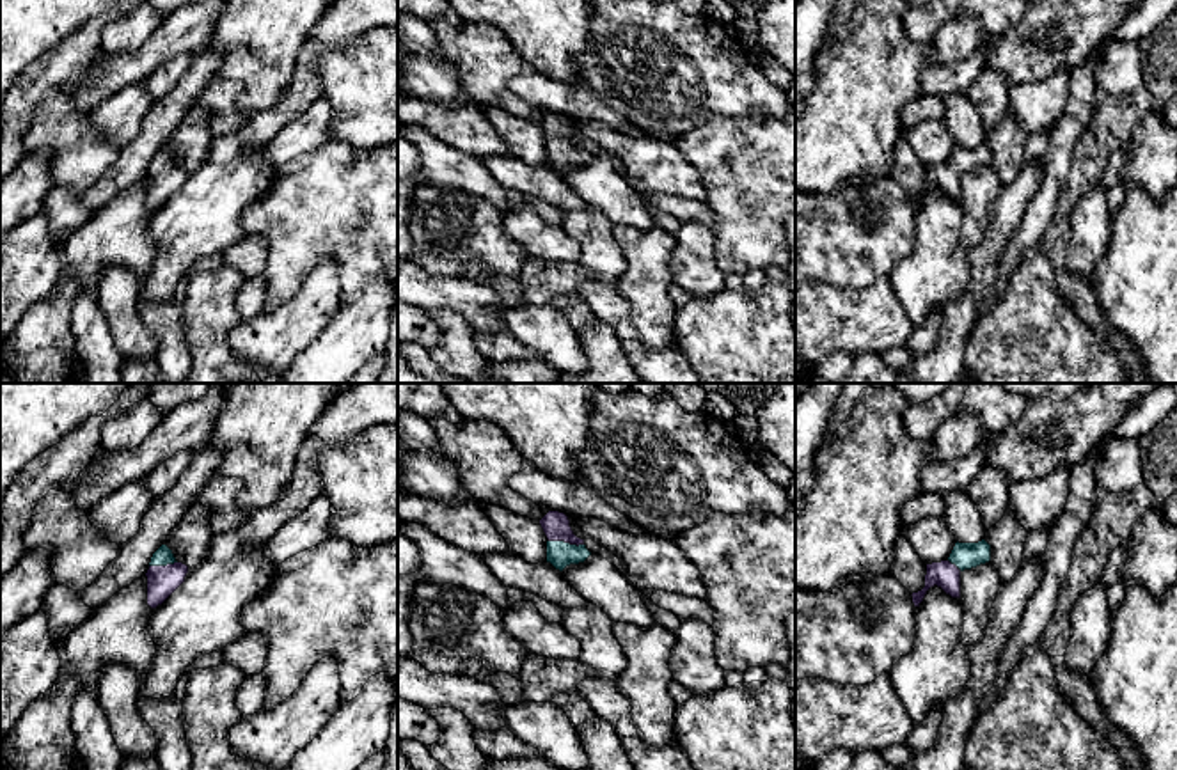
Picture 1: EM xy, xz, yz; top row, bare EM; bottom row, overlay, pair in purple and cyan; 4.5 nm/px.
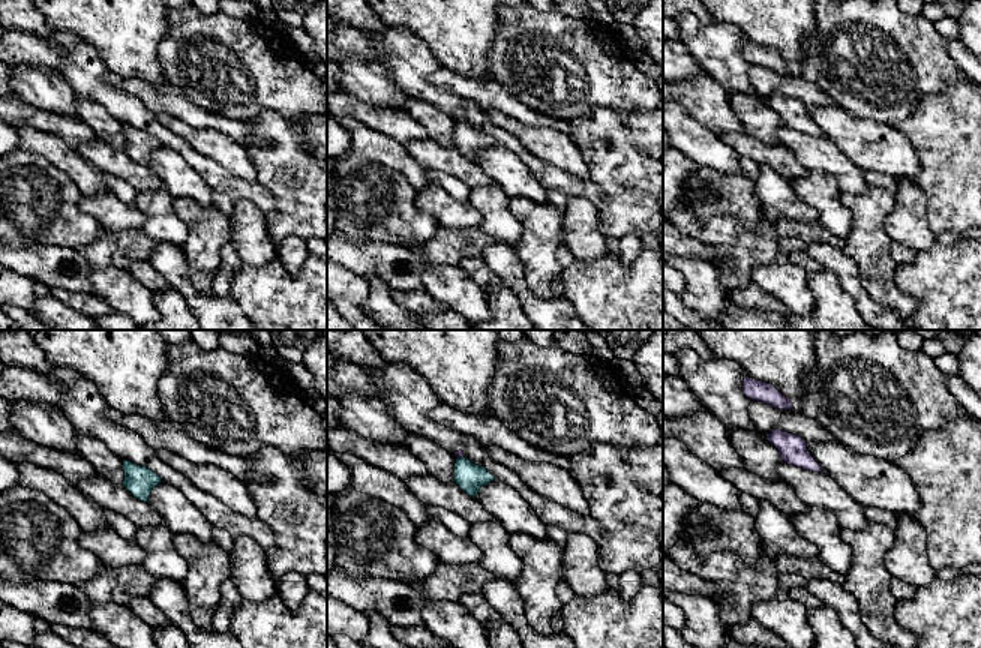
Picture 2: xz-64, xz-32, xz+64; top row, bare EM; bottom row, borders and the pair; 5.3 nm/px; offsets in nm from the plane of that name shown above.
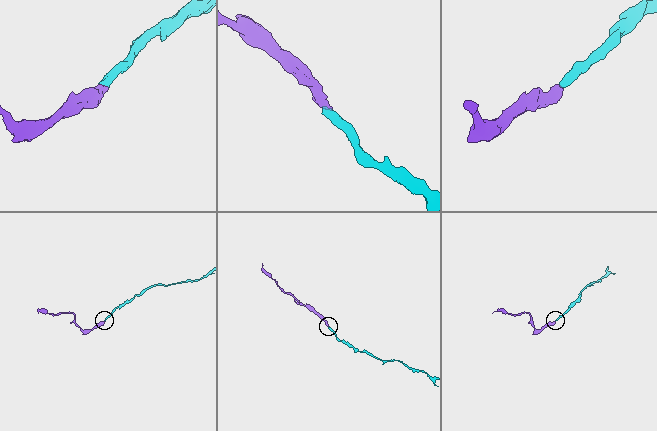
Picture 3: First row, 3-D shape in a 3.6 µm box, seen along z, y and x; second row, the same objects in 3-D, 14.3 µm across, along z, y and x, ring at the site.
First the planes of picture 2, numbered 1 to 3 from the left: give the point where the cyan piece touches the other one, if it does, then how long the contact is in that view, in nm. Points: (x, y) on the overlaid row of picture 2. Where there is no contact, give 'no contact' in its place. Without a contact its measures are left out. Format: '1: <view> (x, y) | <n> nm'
1: no contact
2: xz-32 (459, 456) | 40 nm
3: no contact

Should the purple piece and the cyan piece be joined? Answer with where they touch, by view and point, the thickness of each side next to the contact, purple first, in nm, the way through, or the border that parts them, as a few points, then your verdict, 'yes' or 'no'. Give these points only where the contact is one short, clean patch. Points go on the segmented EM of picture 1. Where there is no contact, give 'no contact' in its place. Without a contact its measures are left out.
contact xz (567, 542); calibres 130 and 120 nm; way xz (556, 526), (567, 542), (560, 554); yes

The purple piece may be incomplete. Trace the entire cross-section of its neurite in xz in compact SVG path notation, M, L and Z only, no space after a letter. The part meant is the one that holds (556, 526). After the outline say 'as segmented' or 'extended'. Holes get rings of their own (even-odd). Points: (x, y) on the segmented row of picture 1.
M549 511L540 525L547 536L547 562L563 571L570 564L584 562L591 552L584 539L577 538L565 513Z; extended

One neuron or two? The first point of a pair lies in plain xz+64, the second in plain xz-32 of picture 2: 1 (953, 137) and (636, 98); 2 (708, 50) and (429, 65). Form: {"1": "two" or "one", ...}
{"1": "two", "2": "one"}

